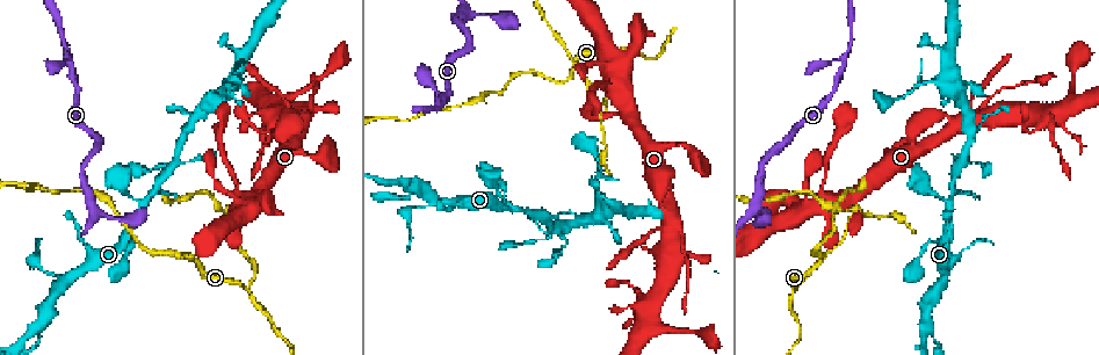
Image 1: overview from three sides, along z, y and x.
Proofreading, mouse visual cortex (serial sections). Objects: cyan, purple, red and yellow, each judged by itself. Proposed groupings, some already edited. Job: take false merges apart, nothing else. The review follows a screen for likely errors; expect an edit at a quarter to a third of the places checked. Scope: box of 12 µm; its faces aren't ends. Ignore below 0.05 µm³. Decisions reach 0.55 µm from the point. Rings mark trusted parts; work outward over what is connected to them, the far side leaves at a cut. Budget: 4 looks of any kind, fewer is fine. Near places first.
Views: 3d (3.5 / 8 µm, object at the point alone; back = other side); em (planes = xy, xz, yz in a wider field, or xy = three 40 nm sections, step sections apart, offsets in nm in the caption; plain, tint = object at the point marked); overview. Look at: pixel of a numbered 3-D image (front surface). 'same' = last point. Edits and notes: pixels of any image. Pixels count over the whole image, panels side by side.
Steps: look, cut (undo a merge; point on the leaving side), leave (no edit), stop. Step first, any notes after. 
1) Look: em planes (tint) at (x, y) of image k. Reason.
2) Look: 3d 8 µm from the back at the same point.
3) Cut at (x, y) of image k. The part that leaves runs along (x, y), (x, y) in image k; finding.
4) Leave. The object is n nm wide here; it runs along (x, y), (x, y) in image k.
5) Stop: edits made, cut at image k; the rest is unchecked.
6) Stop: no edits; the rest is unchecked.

Look: 3d 3.5 µm at (944, 282) of image 1. Arms part here.

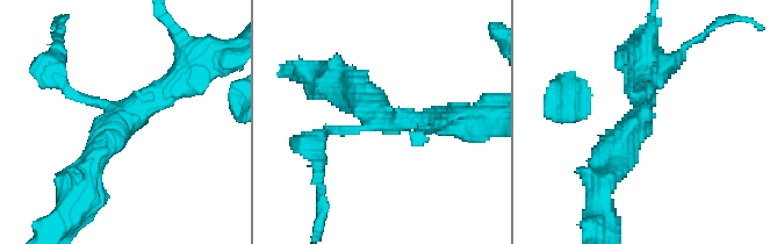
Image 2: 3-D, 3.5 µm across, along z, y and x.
Look: em xy step 2 (tint) at (640, 118) of image 2. 3 arms meet here; the arms are 150, 300, 350 nm wide; shape alone is not enough.

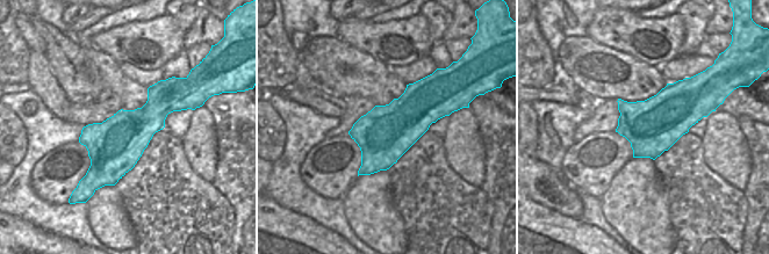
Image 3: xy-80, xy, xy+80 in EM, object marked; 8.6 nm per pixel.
Leave. It runs along (189, 76), (131, 112), (86, 176) in image 2; continuous, no second cell.

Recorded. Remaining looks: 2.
Look: em planes (tint) at (194, 256) of image 1. Abrupt turn.

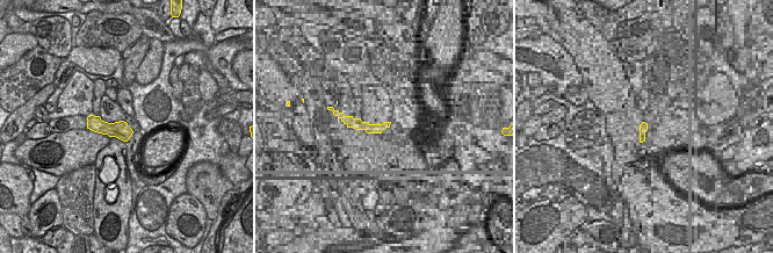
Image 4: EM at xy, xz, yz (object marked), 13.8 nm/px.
Look: 3d 3.5 µm from the back at the same point.

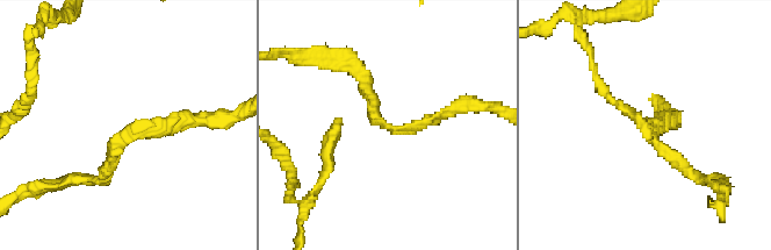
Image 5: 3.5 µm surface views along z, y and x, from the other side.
Leave. The arms are 150, 200 nm wide; all the same cell.

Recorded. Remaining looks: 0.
Stop: no edits; the rest is unchecked.

